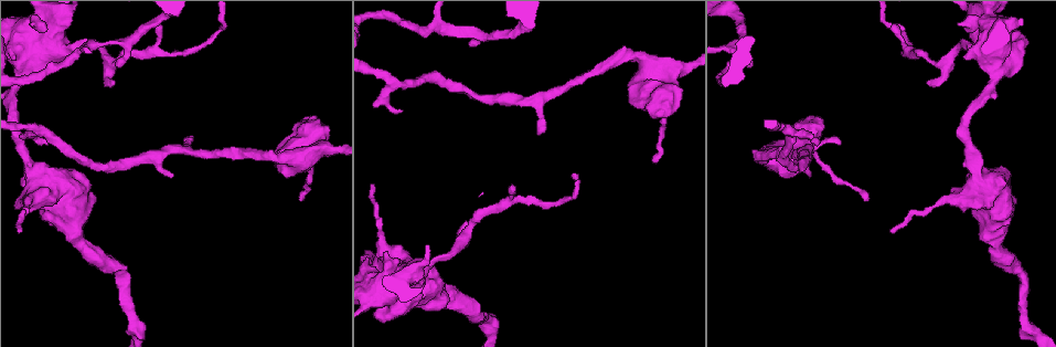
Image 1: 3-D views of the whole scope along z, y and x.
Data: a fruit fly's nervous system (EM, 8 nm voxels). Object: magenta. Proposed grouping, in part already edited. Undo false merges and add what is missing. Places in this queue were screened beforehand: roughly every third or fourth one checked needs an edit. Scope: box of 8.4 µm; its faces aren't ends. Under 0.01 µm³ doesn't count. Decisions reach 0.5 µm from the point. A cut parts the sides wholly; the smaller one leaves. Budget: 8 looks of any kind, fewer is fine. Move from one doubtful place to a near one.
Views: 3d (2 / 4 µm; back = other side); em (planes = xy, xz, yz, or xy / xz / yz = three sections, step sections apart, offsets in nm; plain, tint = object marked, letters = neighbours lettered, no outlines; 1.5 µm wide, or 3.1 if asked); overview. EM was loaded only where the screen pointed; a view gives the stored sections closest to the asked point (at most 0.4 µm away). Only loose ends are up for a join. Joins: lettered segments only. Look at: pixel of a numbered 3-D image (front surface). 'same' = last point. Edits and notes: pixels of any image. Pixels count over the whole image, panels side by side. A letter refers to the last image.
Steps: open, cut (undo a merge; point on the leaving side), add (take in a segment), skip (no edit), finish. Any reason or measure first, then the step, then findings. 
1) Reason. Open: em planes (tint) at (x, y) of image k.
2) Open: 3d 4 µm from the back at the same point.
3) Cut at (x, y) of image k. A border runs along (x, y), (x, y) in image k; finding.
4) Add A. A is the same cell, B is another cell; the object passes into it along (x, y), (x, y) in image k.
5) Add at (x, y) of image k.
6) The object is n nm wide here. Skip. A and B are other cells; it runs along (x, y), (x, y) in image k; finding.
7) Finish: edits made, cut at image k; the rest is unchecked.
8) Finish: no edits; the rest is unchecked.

Branch point. Open: 3d 4 µm from the back at (126, 43) of image 1.

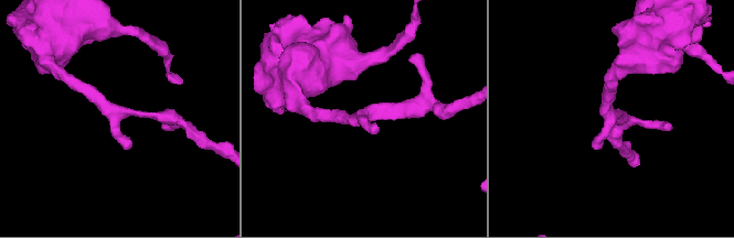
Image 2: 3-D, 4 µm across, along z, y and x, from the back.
Shape alone is not enough. Open: em xz step 4 (tint) at (113, 113) of image 2.

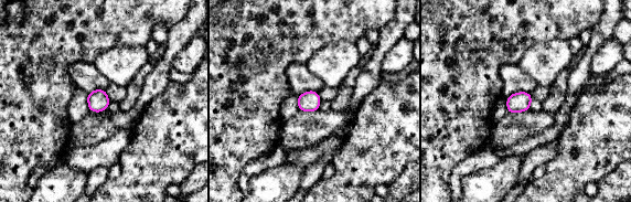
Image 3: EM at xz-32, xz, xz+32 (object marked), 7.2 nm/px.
Open: em planes (letters) at the same point.

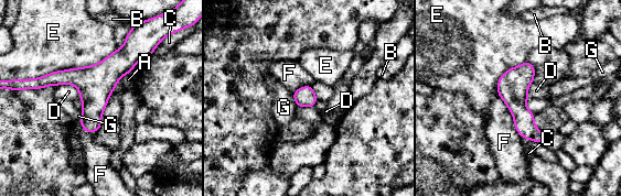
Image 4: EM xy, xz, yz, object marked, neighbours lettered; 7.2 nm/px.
The object is 220 nm wide here. Skip. A, B, C, D, E, F and G are other cells; a border runs along (116, 48), (92, 65), (21, 79) in image 4; continuous, no second neuron.

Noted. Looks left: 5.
Thin end. Open: 3d 4 µm at (867, 199) of image 1.

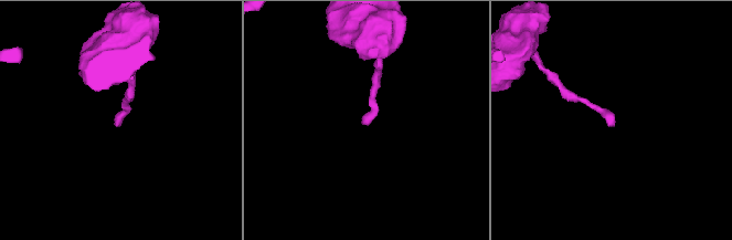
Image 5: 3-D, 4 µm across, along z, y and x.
Need the tissue. Open: em planes (plain) at (367, 123) of image 5.

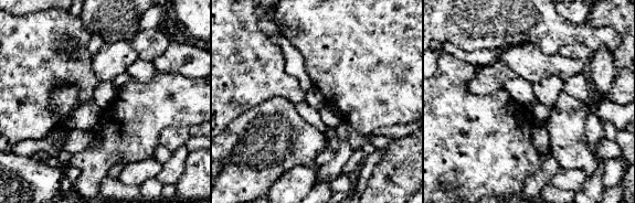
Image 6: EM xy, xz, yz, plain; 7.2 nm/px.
What lies round it. Open: em planes (letters) at the same point.

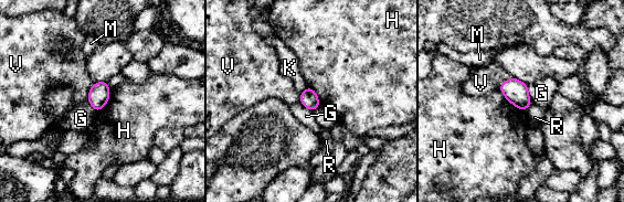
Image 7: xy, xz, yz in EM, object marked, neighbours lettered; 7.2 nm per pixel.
The longest contact is with H, 260 nm. Skip. G, H, K, M, R and V are other cells; a border runs along (527, 85), (527, 92), (531, 102) in image 7; none of them fits.

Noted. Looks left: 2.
Thick turns thin. Open: em xz step 4 (letters) at (434, 261) of image 1.

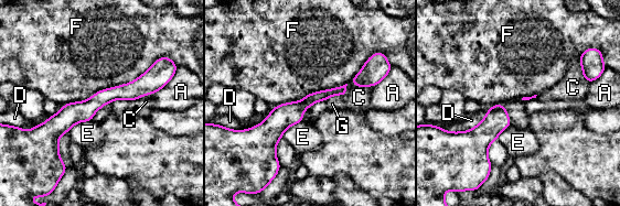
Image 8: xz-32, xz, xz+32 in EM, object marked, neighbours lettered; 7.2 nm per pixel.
Open: em planes (letters) at the same point.

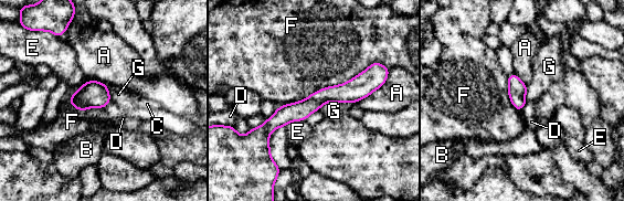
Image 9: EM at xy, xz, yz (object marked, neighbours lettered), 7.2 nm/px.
Skip. A, B, C, D, E, F and G are other cells; it runs along (376, 81), (324, 95), (254, 131) in image 9; one neuron here.

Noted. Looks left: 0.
Finish: no edits; the rest is unchecked.

